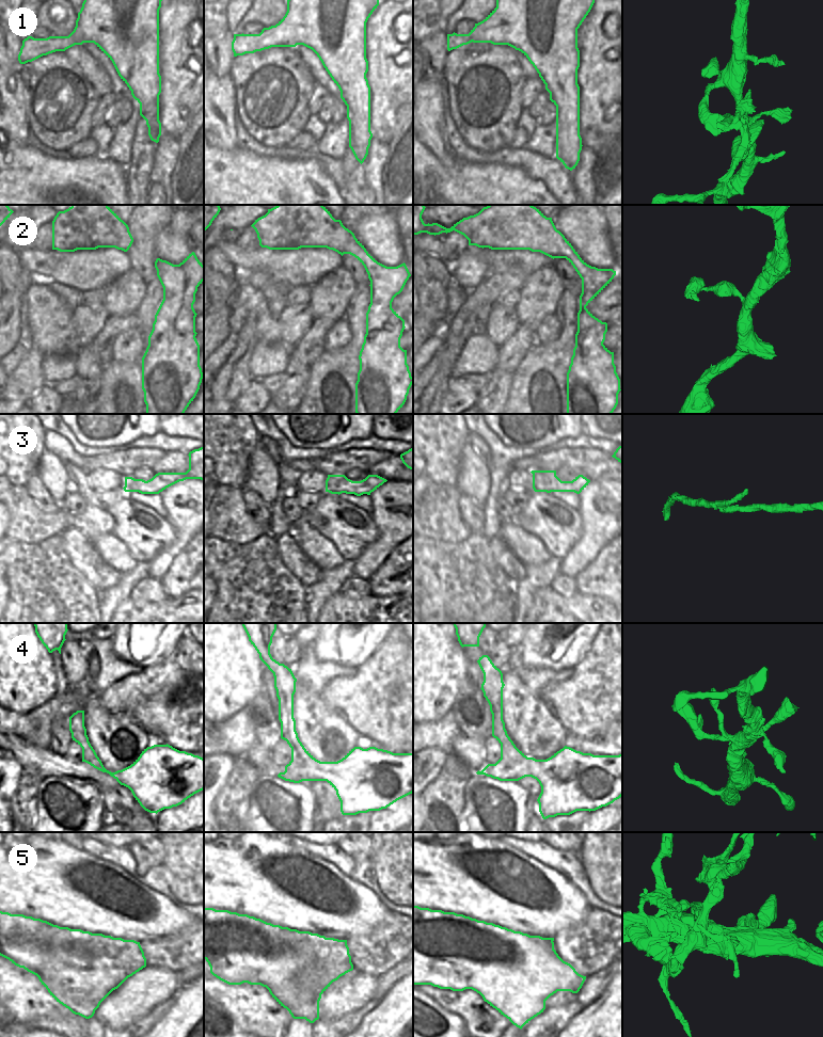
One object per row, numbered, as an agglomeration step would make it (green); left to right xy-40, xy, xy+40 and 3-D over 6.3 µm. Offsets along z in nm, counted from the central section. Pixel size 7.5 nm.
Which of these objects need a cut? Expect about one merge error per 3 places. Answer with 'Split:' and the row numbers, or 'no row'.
Split: 1, 5

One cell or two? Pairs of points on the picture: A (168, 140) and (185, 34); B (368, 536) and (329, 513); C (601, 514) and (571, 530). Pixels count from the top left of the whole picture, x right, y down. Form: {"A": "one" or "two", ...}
{"A": "two", "B": "one", "C": "two"}

